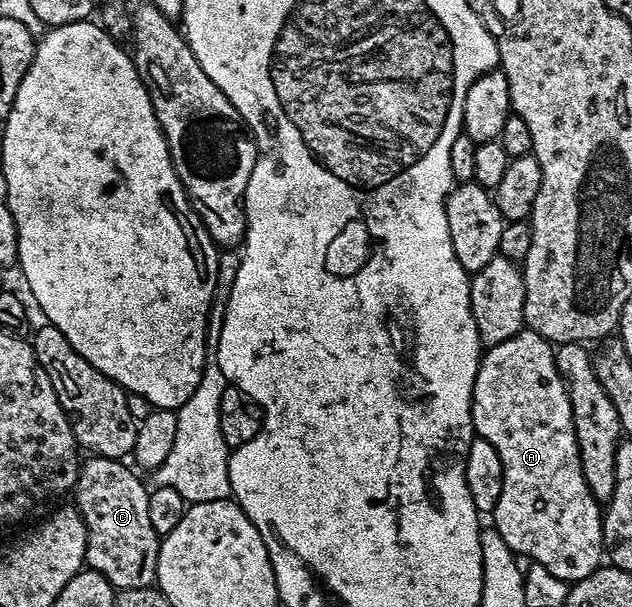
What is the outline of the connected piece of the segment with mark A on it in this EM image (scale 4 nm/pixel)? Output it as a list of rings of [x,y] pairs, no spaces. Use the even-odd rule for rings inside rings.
[[[523,329],[514,335],[508,341],[500,341],[496,346],[489,348],[483,354],[476,373],[476,381],[472,389],[472,421],[474,422],[475,436],[483,438],[496,449],[500,455],[500,462],[503,466],[503,488],[500,492],[499,500],[496,501],[495,509],[492,512],[493,530],[500,533],[500,537],[504,537],[506,544],[513,549],[515,555],[524,557],[524,543],[516,543],[514,535],[512,535],[512,511],[522,511],[522,519],[528,523],[522,523],[522,527],[532,527],[532,531],[536,533],[536,543],[538,543],[538,535],[548,535],[554,537],[554,541],[558,543],[570,543],[572,551],[576,549],[576,543],[580,545],[580,579],[588,577],[594,570],[592,565],[600,565],[604,559],[604,544],[602,542],[602,516],[603,508],[600,506],[599,500],[594,498],[593,493],[588,489],[588,481],[584,481],[584,473],[582,472],[582,462],[580,461],[580,453],[578,452],[578,442],[576,441],[576,433],[574,432],[574,422],[572,421],[572,405],[570,404],[570,393],[568,384],[562,378],[562,374],[558,372],[558,366],[554,360],[555,348],[551,342],[540,335],[538,332],[529,329]]]

